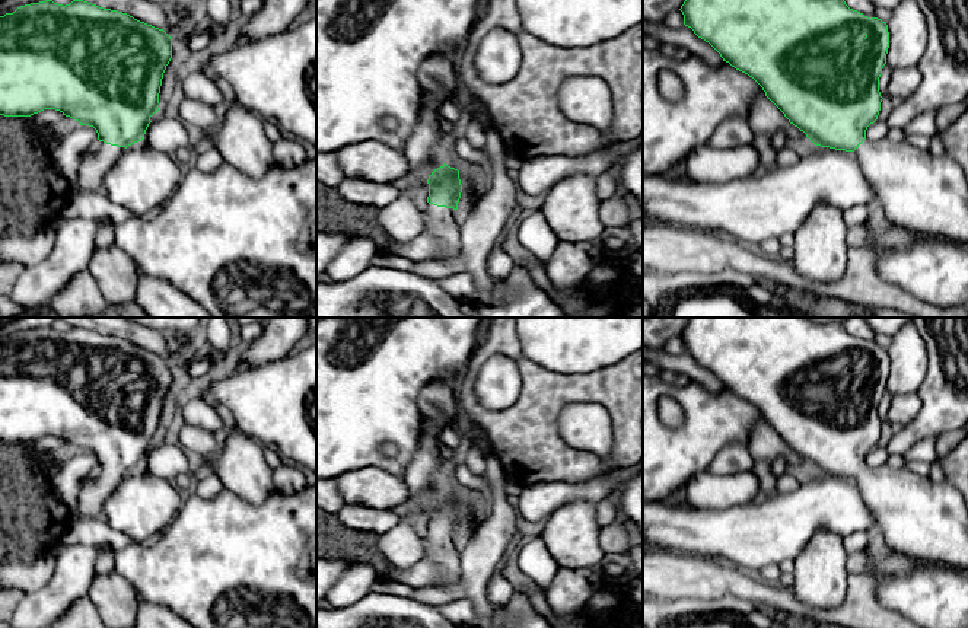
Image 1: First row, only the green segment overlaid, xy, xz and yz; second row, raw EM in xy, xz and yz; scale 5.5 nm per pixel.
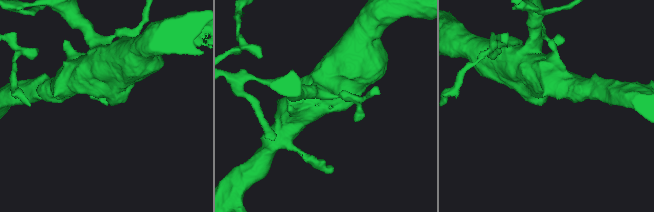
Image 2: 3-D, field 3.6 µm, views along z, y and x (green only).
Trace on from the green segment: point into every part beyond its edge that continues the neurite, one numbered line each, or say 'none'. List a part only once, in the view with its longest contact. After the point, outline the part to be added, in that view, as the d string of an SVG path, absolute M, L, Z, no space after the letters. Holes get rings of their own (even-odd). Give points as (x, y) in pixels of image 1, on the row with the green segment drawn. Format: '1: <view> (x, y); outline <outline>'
1: xz (442, 223); outline M427 204L423 210L424 232L440 245L434 259L450 259L461 252L459 220L453 208Z

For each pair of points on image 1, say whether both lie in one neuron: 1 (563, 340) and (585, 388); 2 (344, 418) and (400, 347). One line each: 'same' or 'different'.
1: different
2: same

